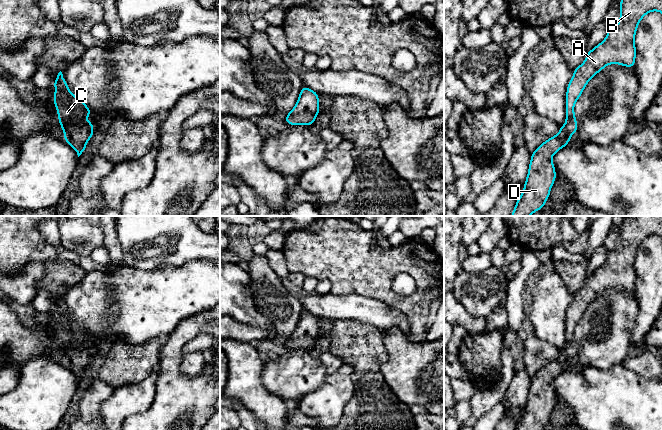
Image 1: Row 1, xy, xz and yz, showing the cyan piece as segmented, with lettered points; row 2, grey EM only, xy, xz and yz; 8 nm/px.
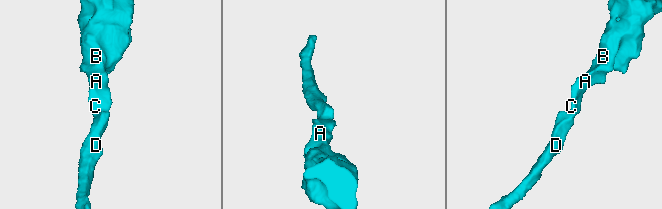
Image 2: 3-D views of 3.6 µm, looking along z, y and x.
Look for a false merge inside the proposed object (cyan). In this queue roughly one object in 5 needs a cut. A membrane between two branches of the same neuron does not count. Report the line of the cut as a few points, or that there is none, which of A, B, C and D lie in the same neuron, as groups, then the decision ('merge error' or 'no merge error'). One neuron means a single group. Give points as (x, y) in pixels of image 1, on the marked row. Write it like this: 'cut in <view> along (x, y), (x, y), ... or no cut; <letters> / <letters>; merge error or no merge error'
no cut; A B C D; no merge error

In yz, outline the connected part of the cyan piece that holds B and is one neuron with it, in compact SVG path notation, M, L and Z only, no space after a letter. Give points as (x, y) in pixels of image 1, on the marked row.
M621 0L619 3L619 23L614 27L608 28L606 38L592 50L588 51L585 61L573 70L573 78L568 83L566 89L566 123L560 126L560 131L557 135L544 141L531 154L524 189L515 204L511 216L529 216L530 214L543 209L544 204L549 198L552 185L557 178L555 166L552 162L552 156L569 144L571 135L578 131L574 106L578 98L582 95L586 84L609 64L619 64L628 68L633 68L636 59L634 38L641 19L651 11L659 11L662 13L662 0Z

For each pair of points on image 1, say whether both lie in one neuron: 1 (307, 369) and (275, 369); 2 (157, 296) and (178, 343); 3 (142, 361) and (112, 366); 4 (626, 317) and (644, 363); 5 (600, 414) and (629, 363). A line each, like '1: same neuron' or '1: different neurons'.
1: same neuron
2: different neurons
3: same neuron
4: different neurons
5: different neurons

